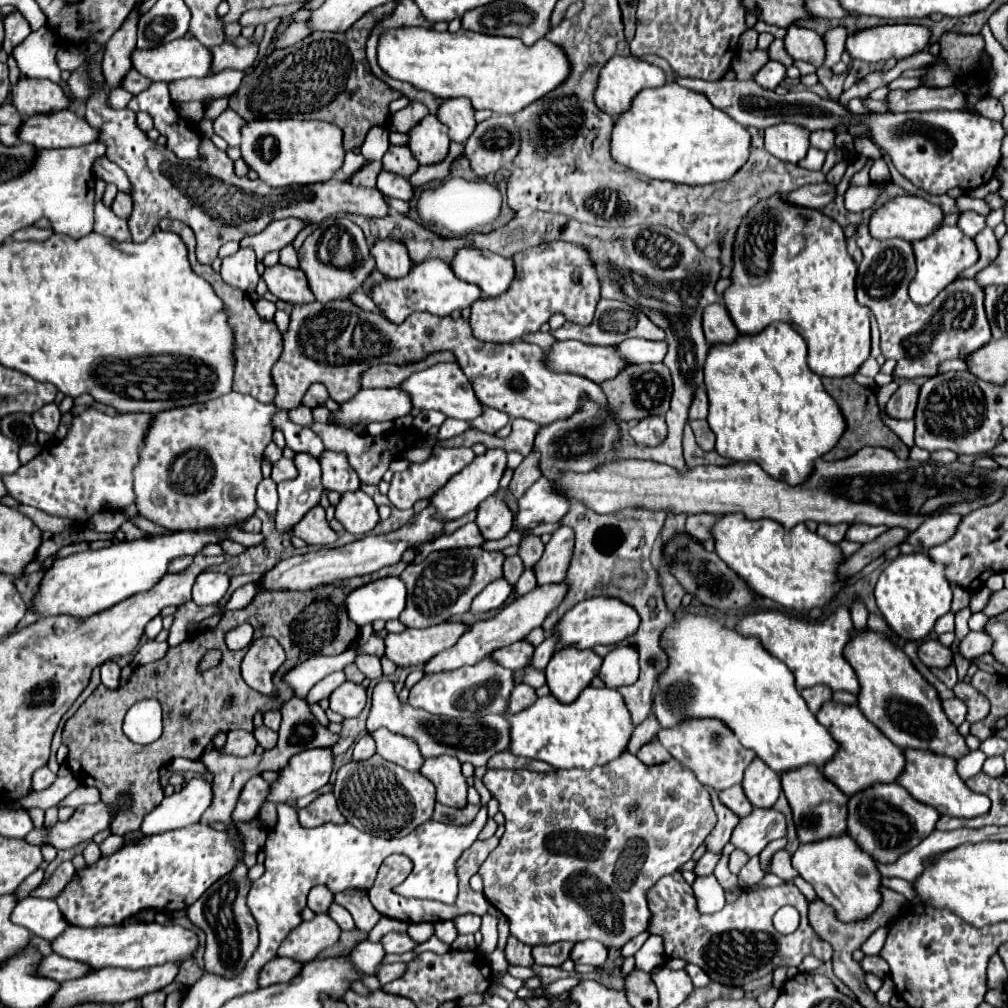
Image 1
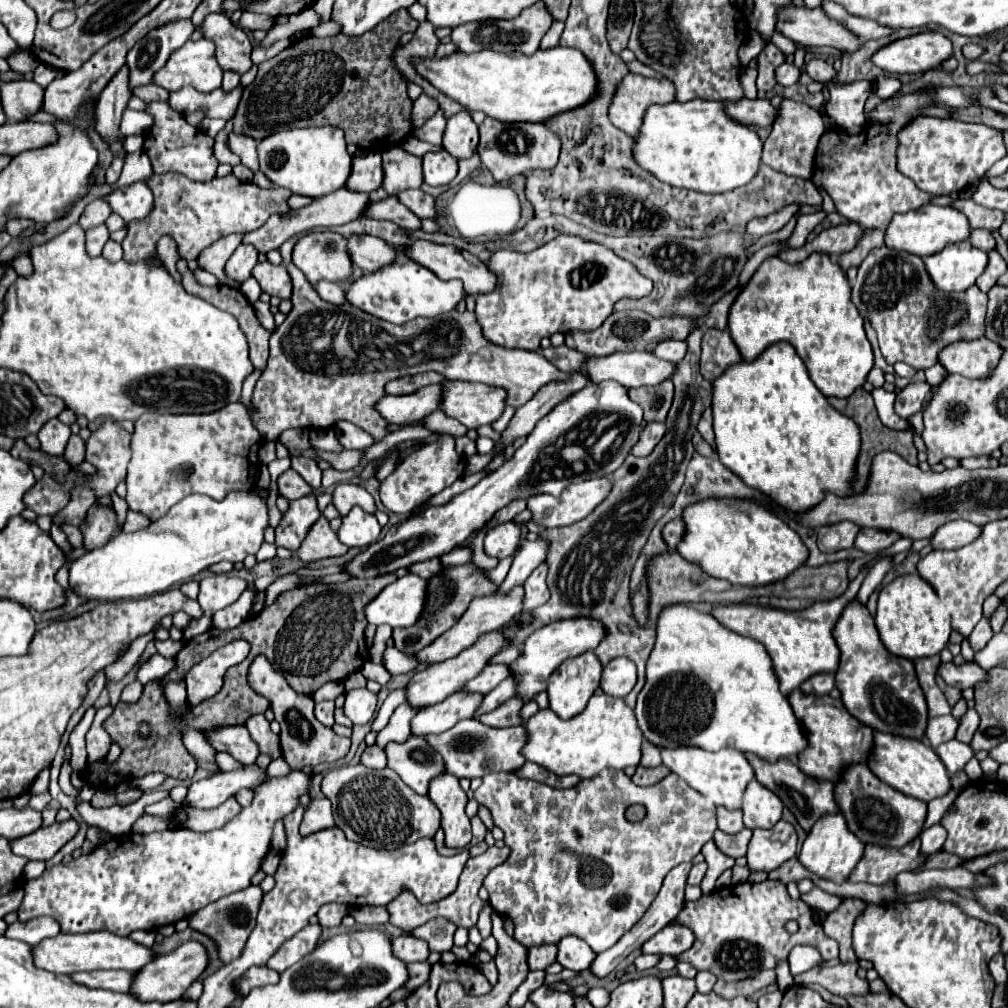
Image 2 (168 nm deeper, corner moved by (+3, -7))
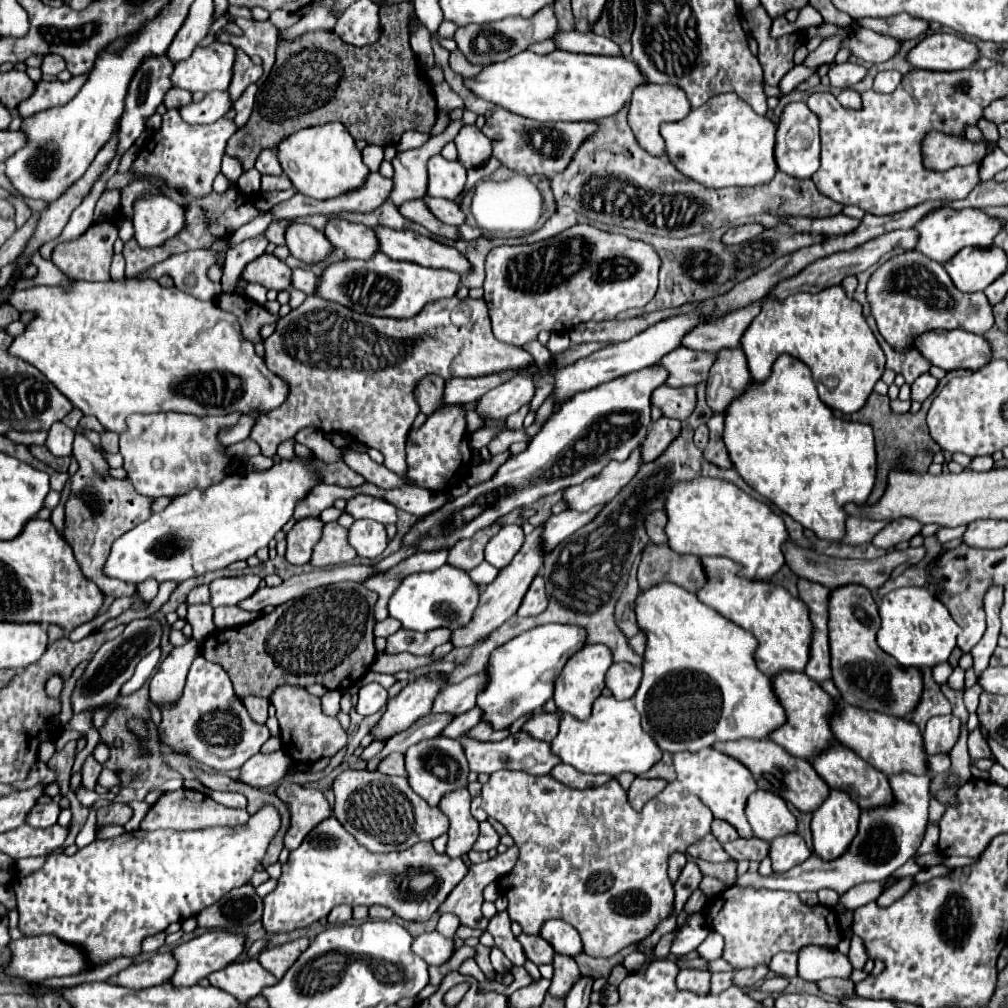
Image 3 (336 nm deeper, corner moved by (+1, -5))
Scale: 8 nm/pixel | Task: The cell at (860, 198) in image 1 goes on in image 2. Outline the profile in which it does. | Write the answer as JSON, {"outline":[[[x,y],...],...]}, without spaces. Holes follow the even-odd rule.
{"outline":[[[917,94],[905,96],[897,102],[885,102],[877,106],[863,132],[851,136],[847,132],[839,132],[839,128],[831,128],[821,136],[815,160],[815,186],[823,186],[827,194],[833,198],[837,212],[857,222],[863,228],[879,228],[885,230],[889,220],[897,212],[909,212],[911,208],[919,208],[931,200],[929,194],[921,192],[913,180],[905,178],[895,166],[895,146],[897,146],[897,132],[917,116],[917,110],[929,106],[931,100],[921,98]]]}

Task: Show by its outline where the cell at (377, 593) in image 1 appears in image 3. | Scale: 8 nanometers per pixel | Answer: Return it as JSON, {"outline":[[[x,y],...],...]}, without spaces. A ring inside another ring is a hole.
{"outline":[[[445,564],[433,572],[419,572],[405,576],[389,600],[389,616],[397,618],[407,630],[417,632],[429,632],[435,628],[457,630],[471,622],[479,602],[479,594],[481,594],[479,584],[475,584],[467,572]]]}

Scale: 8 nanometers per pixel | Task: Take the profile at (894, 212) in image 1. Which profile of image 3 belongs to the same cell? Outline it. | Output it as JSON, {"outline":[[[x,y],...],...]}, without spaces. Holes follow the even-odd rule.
{"outline":[[[939,208],[939,210],[931,212],[927,218],[923,218],[915,228],[919,230],[917,250],[923,252],[925,256],[937,260],[939,264],[945,264],[947,260],[951,260],[965,246],[991,248],[993,238],[1001,232],[1003,224],[1001,224],[999,218],[993,218],[993,216],[985,214],[983,210],[975,210],[975,208],[963,208],[963,210]]]}

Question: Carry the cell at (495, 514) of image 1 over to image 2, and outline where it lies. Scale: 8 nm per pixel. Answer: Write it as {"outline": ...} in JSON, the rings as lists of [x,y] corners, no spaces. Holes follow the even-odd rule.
{"outline":[[[505,522],[505,524],[493,526],[485,534],[485,554],[495,556],[499,560],[513,556],[515,546],[519,542],[519,536],[521,536],[521,532],[515,522]]]}

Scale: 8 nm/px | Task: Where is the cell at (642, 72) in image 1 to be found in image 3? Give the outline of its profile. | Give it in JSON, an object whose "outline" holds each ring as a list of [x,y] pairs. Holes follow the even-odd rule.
{"outline":[[[647,84],[637,86],[635,94],[629,104],[629,126],[637,138],[637,142],[653,156],[667,156],[665,152],[665,140],[659,134],[661,122],[677,122],[683,120],[691,110],[691,104],[687,100],[687,94],[679,86],[659,86],[659,84]]]}

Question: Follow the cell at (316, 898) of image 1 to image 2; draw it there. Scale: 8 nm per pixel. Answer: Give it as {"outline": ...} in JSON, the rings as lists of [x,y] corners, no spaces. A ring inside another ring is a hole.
{"outline":[[[323,904],[317,912],[317,920],[323,928],[331,928],[331,926],[339,926],[341,924],[341,918],[349,914],[349,906],[343,906],[343,904]]]}

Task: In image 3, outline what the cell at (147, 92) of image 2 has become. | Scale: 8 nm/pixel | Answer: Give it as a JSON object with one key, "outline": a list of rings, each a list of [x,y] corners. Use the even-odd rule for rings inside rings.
{"outline":[[[173,88],[167,92],[167,98],[163,102],[167,108],[181,108],[191,104],[191,92],[183,90],[183,88]]]}

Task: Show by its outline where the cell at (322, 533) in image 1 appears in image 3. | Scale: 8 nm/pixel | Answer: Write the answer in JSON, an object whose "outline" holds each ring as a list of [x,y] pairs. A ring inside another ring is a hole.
{"outline":[[[329,522],[329,524],[325,524],[323,536],[313,550],[311,564],[315,568],[325,568],[325,566],[333,566],[333,564],[353,562],[355,556],[357,556],[357,552],[347,542],[347,530],[343,526],[339,526],[337,522]]]}

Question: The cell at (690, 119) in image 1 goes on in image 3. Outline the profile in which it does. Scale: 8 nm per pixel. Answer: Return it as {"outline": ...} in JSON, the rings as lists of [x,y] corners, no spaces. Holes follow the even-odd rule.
{"outline":[[[733,92],[717,94],[709,98],[705,106],[693,108],[687,118],[661,126],[669,162],[707,188],[757,186],[771,182],[777,172],[773,154],[775,132],[777,126],[773,120],[755,114],[753,108]]]}

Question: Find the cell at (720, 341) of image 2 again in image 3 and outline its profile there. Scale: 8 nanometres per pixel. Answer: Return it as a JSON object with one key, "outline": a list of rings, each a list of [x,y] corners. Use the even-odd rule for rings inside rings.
{"outline":[[[739,348],[717,352],[717,362],[707,380],[707,404],[713,414],[725,414],[729,404],[747,390],[749,382],[747,360]]]}

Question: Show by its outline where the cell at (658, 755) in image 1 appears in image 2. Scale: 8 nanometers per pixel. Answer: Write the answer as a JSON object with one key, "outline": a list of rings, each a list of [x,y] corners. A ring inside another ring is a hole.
{"outline":[[[663,764],[661,766],[655,766],[655,768],[637,766],[637,772],[633,774],[633,780],[635,780],[635,784],[651,786],[651,784],[657,784],[659,780],[663,780],[667,774],[669,774],[669,768],[663,766]]]}

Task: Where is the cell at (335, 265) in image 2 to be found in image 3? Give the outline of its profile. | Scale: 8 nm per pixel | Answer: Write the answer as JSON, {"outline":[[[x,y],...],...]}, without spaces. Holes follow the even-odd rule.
{"outline":[[[293,222],[287,226],[285,242],[289,252],[307,264],[315,264],[327,258],[329,252],[333,250],[333,246],[327,242],[321,230],[315,230],[313,226],[301,222]]]}

